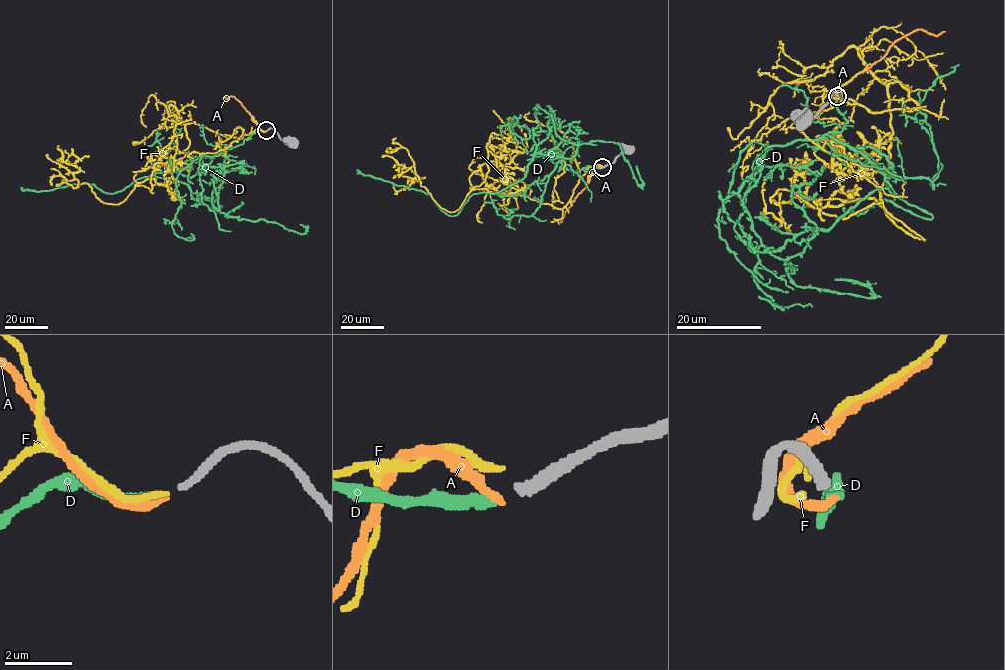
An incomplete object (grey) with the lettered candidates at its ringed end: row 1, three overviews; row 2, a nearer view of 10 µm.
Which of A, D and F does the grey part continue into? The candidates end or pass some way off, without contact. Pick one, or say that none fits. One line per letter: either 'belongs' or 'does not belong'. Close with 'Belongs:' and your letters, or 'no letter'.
A: does not belong
D: belongs
F: does not belong
Belongs: D

